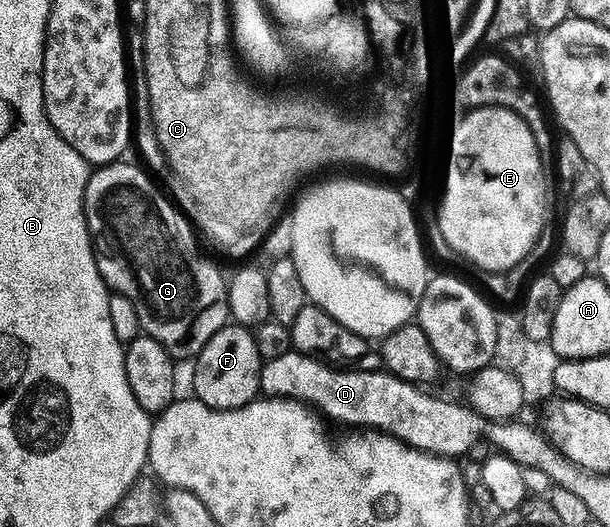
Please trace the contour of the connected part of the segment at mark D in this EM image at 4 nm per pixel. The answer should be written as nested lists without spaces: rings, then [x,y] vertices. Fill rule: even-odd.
[[[291,349],[284,356],[267,358],[263,361],[260,372],[260,391],[272,398],[291,398],[313,408],[319,415],[331,418],[334,422],[343,422],[348,428],[369,428],[374,432],[390,434],[406,442],[412,448],[422,450],[426,454],[437,454],[439,458],[457,459],[458,454],[466,454],[482,436],[487,433],[487,419],[482,418],[468,404],[462,406],[458,402],[449,402],[446,398],[437,398],[429,394],[429,389],[413,382],[400,380],[395,374],[380,370],[348,370],[335,368],[325,362],[309,358],[307,354],[299,354]]]

